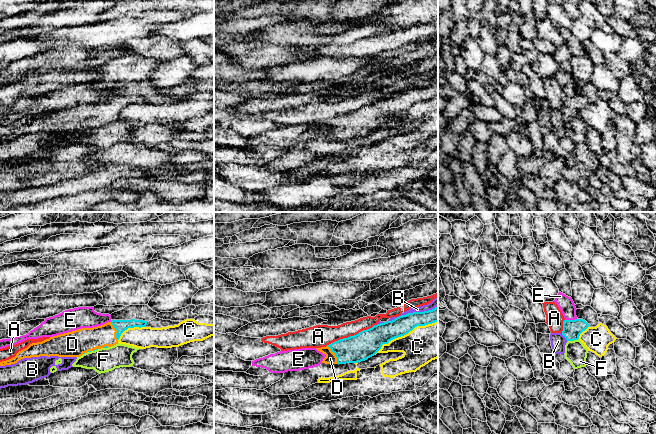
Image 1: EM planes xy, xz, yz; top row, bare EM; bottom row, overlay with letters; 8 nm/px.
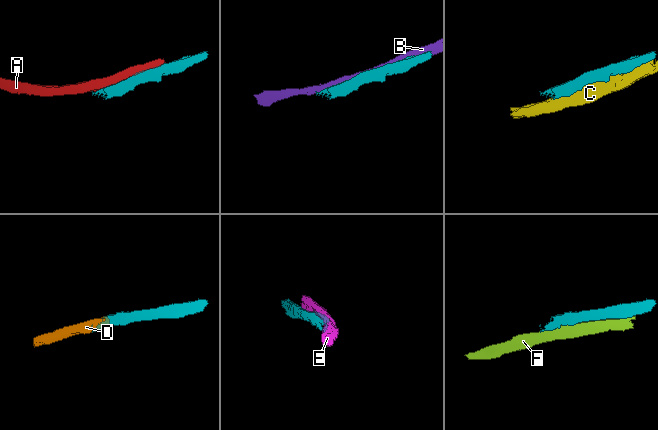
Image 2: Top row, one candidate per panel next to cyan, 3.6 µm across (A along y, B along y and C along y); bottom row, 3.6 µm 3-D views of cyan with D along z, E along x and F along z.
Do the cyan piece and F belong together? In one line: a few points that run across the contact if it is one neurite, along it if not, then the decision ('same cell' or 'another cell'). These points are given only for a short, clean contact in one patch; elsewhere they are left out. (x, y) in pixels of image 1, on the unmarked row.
another cell

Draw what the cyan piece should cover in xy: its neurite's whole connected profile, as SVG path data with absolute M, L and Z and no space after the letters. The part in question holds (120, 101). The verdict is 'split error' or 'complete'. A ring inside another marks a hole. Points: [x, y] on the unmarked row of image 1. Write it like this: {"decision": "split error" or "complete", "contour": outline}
{"decision": "split error", "contour": "M111 96L93 103L50 113L42 118L32 119L19 127L15 133L0 138L0 142L11 141L19 136L40 132L80 133L83 130L118 120L121 110L128 104L146 103L143 96Z"}

